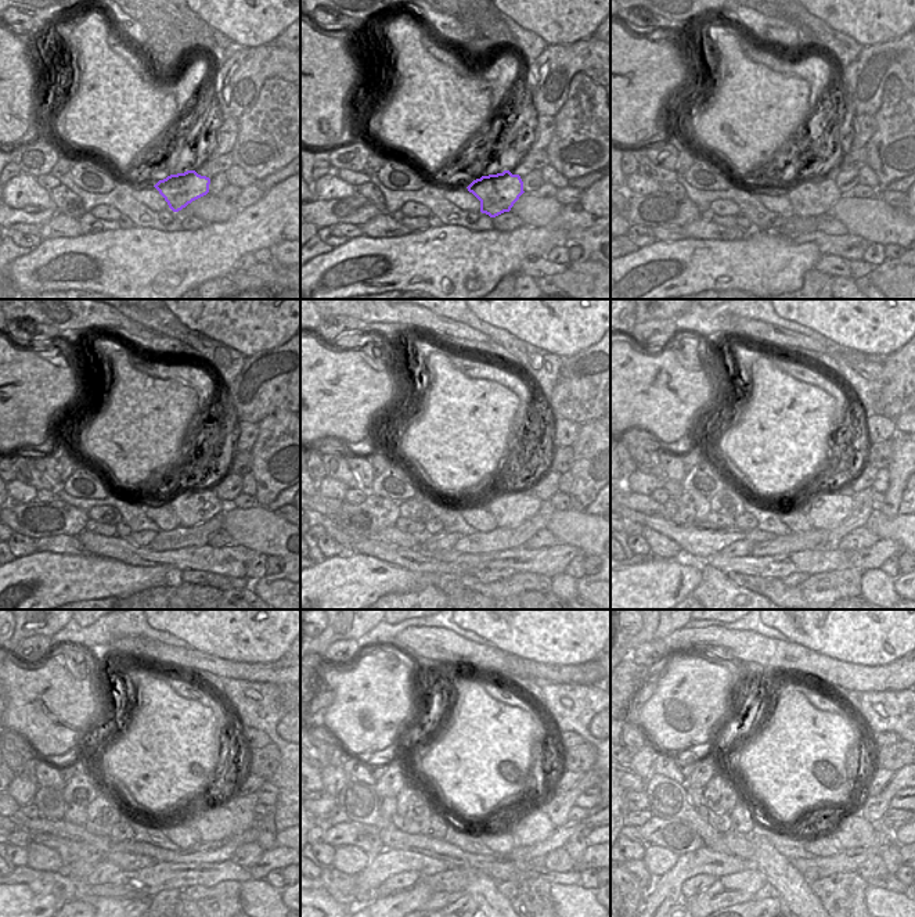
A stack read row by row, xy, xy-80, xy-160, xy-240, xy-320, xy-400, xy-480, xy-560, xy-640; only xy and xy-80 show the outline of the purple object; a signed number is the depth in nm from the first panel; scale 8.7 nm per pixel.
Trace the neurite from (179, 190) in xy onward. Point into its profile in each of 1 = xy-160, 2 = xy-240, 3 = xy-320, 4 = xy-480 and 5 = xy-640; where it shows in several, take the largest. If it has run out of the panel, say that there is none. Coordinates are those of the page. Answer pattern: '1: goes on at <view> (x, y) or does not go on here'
1: goes on at xy-160 (811, 196)
2: goes on at xy-240 (191, 507)
3: goes on at xy-320 (510, 509)
4: goes on at xy-480 (211, 822)
5: goes on at xy-640 (850, 830)

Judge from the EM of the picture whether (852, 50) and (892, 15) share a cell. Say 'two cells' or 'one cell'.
two cells

